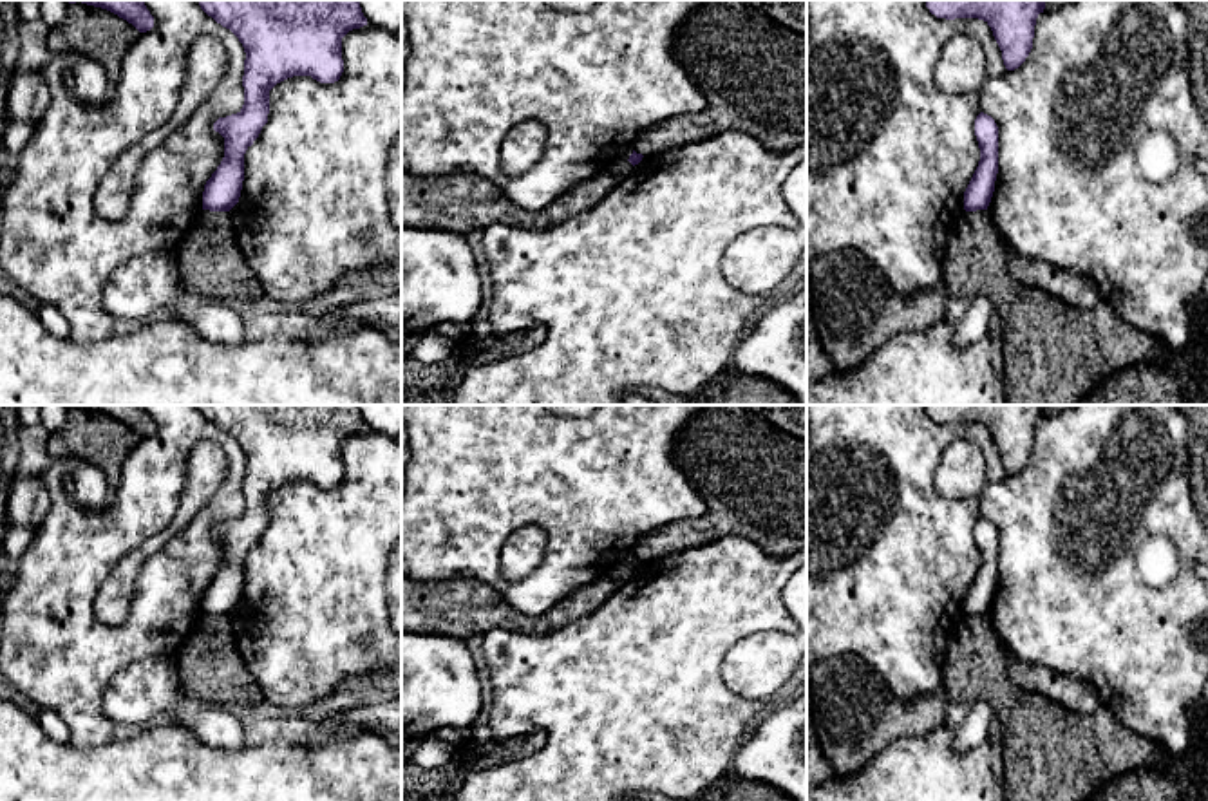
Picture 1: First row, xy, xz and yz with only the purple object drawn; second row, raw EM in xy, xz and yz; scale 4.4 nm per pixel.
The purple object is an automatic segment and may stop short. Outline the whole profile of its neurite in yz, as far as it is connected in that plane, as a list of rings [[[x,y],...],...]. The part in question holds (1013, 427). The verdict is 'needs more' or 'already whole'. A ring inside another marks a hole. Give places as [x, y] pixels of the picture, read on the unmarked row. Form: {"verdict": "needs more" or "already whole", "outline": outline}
{"verdict": "already whole", "outline": [[[926,405],[937,423],[984,425],[1002,456],[1007,476],[1018,474],[1033,454],[1034,430],[1045,405]]]}

